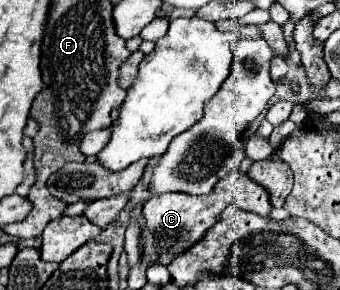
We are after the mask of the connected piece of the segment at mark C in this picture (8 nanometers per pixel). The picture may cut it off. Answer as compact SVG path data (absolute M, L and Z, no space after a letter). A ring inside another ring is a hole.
M236 169L222 181L214 185L214 189L208 195L190 195L190 193L160 193L154 195L146 205L144 205L144 249L142 253L146 255L146 261L158 261L162 265L168 265L174 255L184 253L188 247L192 247L202 235L218 221L222 215L222 209L226 205L238 203L242 209L252 211L256 215L268 217L272 211L270 205L270 193L262 189L254 179L248 177L248 173Z

